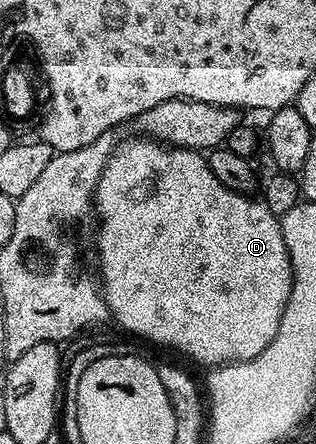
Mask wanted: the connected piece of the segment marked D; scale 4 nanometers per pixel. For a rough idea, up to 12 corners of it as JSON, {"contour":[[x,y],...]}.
{"contour":[[203,151],[96,183],[113,321],[200,364],[281,335],[280,221]]}

